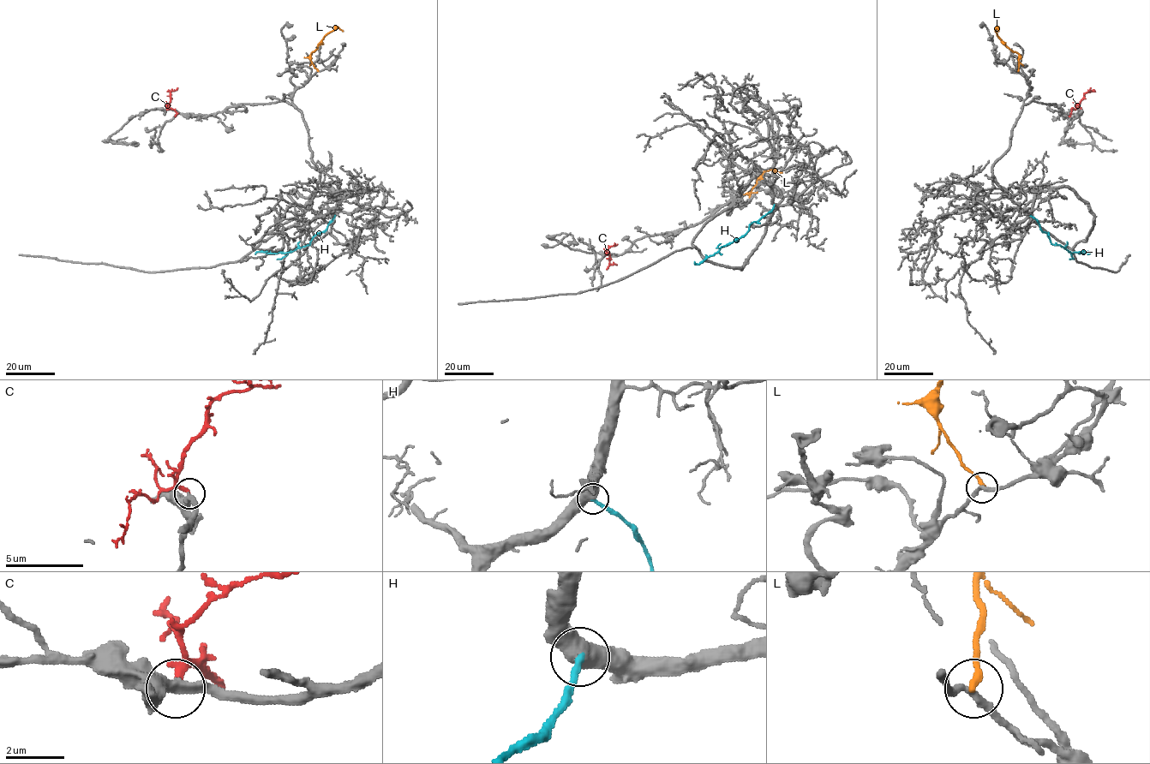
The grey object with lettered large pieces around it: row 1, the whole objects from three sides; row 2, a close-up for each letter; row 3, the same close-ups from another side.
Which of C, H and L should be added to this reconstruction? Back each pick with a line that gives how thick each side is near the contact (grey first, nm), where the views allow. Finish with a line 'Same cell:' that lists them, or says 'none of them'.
H: calibres 600 and 240 nm
Same cell: H

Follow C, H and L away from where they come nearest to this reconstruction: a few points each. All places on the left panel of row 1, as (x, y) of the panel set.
C: (166, 108), (170, 92), (177, 87)
H: (335, 216), (327, 227), (316, 234), (309, 244), (284, 253), (255, 253)
L: (318, 70), (310, 55), (325, 35), (338, 28), (343, 31)

